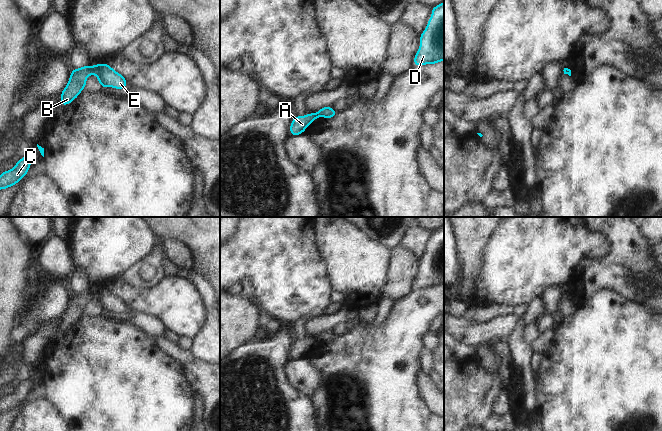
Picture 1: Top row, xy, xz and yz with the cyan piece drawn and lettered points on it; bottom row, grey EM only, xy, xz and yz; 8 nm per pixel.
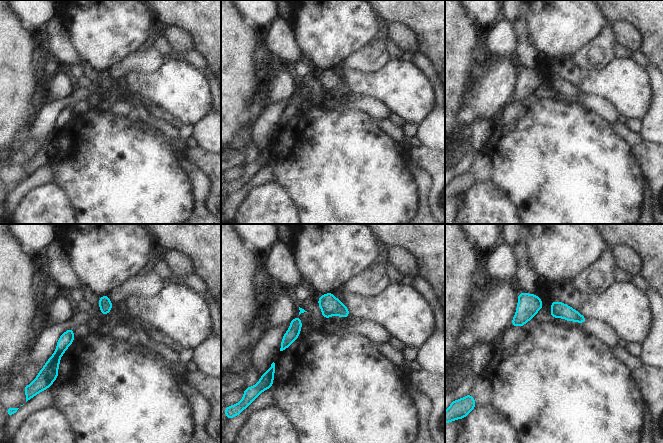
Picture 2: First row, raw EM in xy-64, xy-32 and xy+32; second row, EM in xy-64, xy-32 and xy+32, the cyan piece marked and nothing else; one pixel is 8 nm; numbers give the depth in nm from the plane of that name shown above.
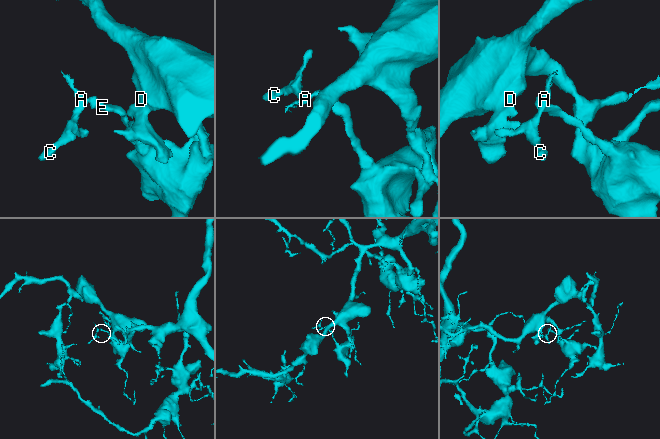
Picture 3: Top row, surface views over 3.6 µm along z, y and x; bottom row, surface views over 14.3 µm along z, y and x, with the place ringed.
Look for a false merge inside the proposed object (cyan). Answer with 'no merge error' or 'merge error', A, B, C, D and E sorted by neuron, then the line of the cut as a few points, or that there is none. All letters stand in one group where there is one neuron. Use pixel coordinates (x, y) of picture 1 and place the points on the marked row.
merge error | A B C / D E | xy (93, 66), (92, 73)

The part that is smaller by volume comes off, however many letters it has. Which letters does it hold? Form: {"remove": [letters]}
{"remove": ["A", "B", "C"]}

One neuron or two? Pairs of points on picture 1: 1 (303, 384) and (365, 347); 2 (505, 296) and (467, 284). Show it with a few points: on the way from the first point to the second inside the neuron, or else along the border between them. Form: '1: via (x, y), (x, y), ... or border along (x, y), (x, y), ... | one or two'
1: border along (309, 359), (321, 374), (320, 387), (314, 395) | two
2: via (496, 289), (476, 289) | one

